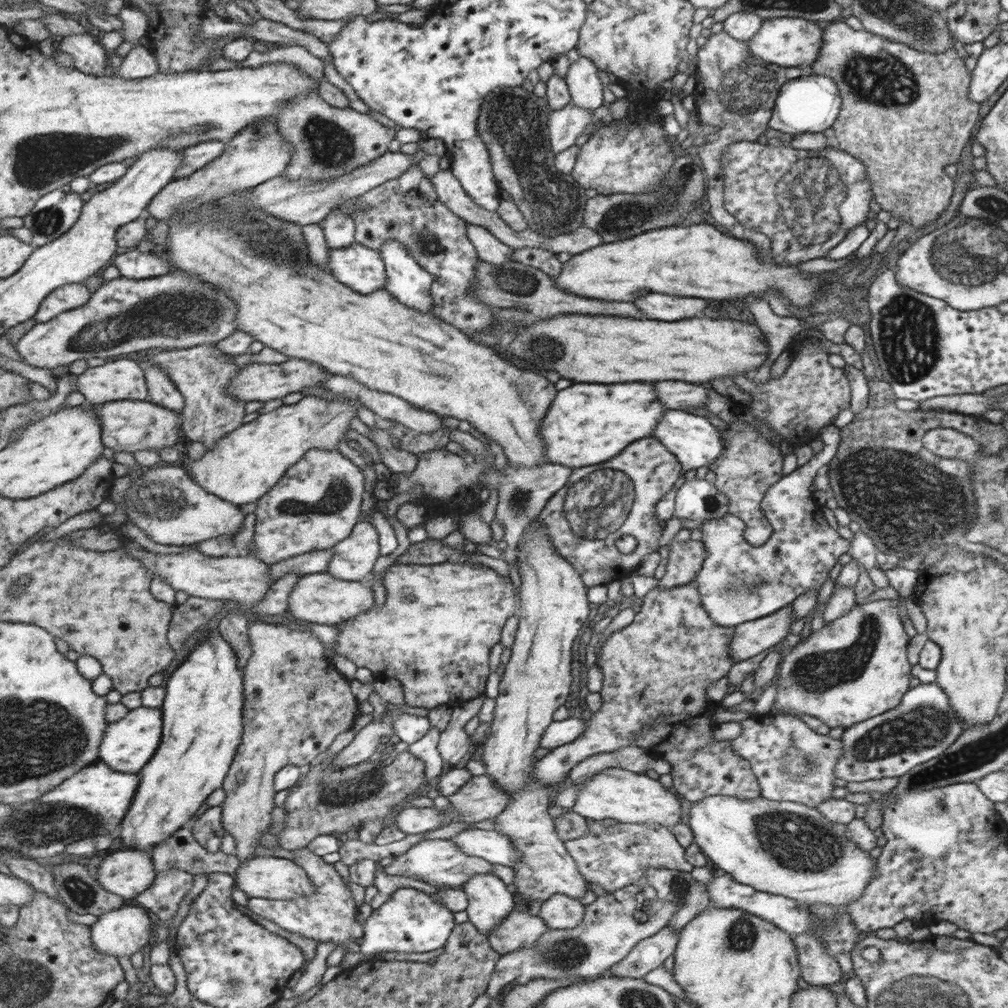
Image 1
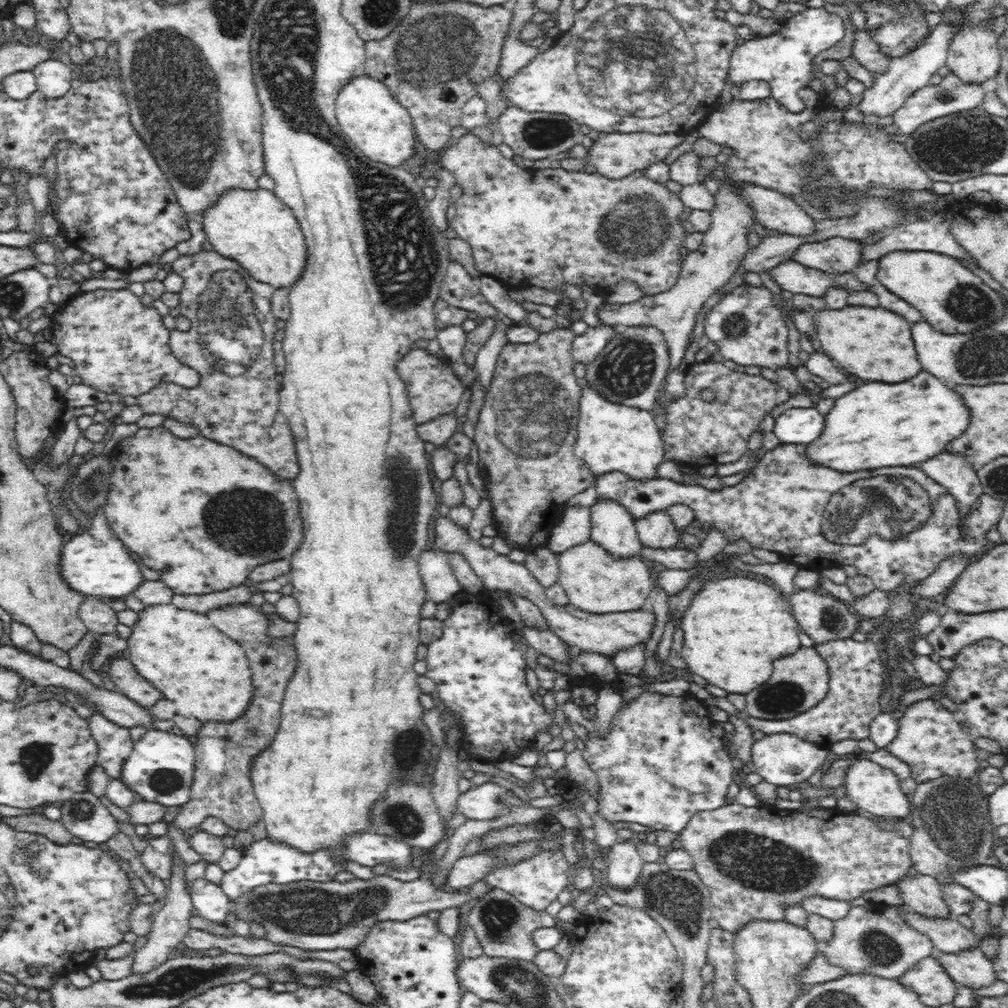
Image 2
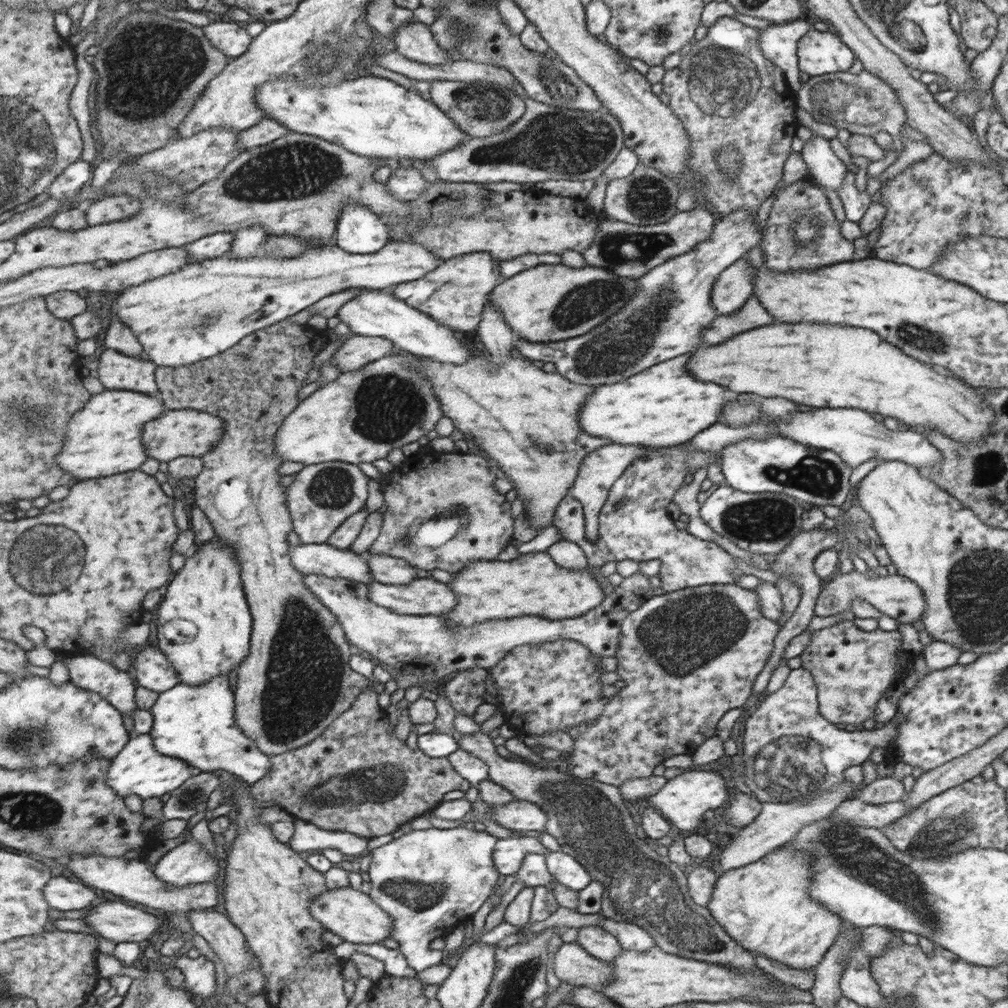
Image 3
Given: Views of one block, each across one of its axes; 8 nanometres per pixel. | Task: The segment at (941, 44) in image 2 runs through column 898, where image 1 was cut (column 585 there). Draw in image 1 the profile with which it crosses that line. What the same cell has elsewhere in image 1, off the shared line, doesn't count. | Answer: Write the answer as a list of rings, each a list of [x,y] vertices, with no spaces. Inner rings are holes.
[[[581,56],[568,66],[564,81],[574,105],[593,111],[604,104],[603,86],[597,73],[593,61]]]

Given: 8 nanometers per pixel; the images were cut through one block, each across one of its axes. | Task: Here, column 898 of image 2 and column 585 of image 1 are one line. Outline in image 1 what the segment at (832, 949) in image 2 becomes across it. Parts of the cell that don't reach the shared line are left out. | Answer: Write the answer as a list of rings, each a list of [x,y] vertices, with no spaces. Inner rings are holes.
[[[611,894],[595,896],[593,902],[585,906],[579,925],[571,929],[549,929],[536,941],[535,948],[530,946],[501,955],[495,964],[492,980],[489,981],[487,995],[489,998],[495,997],[508,982],[524,985],[540,978],[597,977],[612,965],[619,964],[621,958],[625,958],[625,954],[635,948],[635,942],[639,943],[639,940],[643,941],[644,938],[659,933],[671,918],[671,914],[676,914],[680,903],[660,902],[653,910],[646,911],[642,922],[637,922],[623,912],[623,904]]]

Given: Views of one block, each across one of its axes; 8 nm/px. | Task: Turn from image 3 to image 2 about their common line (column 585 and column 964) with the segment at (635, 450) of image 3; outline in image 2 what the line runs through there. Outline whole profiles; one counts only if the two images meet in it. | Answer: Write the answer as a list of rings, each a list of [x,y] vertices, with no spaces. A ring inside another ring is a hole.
[[[942,452],[940,456],[925,460],[918,466],[953,496],[958,506],[958,534],[965,538],[969,529],[967,518],[971,506],[983,493],[977,470],[962,454],[948,452]]]

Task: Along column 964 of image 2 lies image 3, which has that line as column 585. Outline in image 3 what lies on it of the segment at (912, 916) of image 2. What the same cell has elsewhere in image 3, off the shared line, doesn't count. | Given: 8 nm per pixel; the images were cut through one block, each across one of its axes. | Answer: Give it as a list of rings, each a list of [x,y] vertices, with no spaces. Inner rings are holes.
[[[597,926],[577,929],[577,936],[574,942],[584,947],[596,959],[607,963],[622,951],[617,939]]]

